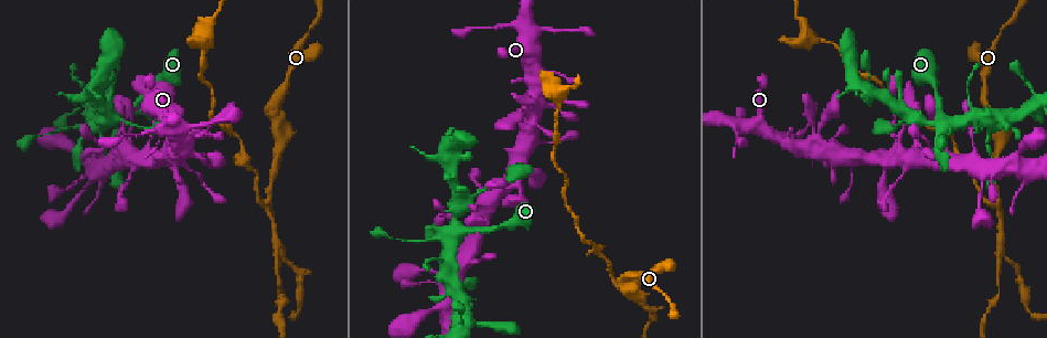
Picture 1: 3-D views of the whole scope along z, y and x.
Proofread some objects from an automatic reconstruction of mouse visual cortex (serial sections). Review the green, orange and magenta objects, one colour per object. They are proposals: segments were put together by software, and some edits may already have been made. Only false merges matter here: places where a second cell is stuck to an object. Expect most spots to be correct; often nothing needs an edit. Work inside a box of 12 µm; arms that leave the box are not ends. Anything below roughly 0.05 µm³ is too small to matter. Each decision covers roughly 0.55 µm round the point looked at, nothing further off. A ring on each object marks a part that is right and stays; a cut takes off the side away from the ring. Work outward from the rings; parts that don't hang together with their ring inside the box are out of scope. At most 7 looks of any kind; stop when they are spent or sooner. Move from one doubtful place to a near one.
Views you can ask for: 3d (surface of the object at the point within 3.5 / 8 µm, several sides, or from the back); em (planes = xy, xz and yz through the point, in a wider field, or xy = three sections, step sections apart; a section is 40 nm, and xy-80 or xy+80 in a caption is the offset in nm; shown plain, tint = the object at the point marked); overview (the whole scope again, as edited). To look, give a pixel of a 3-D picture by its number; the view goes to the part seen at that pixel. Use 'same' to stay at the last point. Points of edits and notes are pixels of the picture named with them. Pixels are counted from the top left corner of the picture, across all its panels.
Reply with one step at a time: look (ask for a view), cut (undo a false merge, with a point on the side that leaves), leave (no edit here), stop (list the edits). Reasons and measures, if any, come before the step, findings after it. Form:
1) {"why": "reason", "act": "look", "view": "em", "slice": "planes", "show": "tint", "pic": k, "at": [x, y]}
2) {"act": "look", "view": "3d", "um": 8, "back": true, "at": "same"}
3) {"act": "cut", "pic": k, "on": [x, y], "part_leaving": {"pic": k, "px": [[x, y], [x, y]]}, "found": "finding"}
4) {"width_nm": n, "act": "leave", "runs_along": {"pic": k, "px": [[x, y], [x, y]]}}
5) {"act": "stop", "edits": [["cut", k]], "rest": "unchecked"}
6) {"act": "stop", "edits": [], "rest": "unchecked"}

{"why": "a fork", "act": "look", "view": "3d", "um": 8, "pic": 1, "at": [1000, 198]}

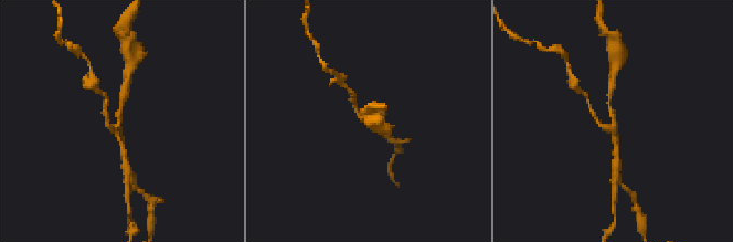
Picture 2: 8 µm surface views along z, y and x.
{"why": "zoom in", "act": "look", "view": "3d", "um": 3.5, "pic": 2, "at": [118, 124]}

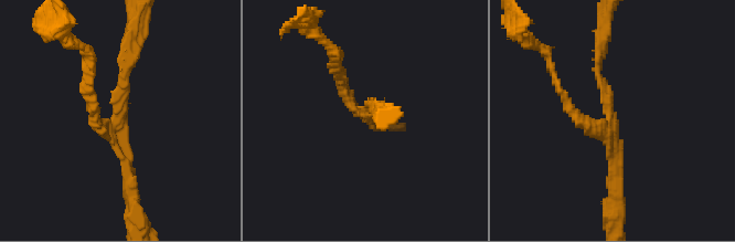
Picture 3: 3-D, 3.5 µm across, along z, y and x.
{"arms": 3, "arm_widths_nm": [150, 150, 200], "act": "look", "view": "em", "slice": "xy", "step": 1, "show": "tint", "pic": 3, "at": [116, 114]}

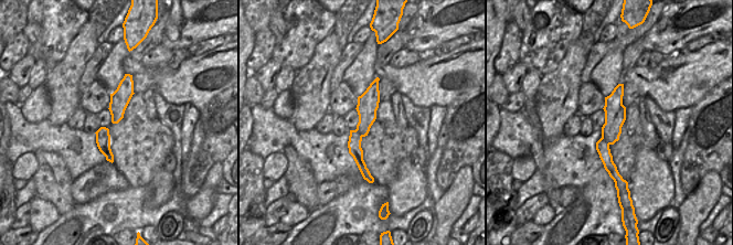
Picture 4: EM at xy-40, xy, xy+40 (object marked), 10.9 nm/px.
{"act": "cut", "pic": 3, "on": [93, 122], "part_leaving": {"pic": 3, "px": [[110, 120], [94, 120], [91, 59]]}, "found": "a second cell is stuck on"}

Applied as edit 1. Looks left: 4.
{"act": "look", "view": "em", "slice": "xy", "step": 3, "show": "tint", "pic": 1, "at": [209, 155]}

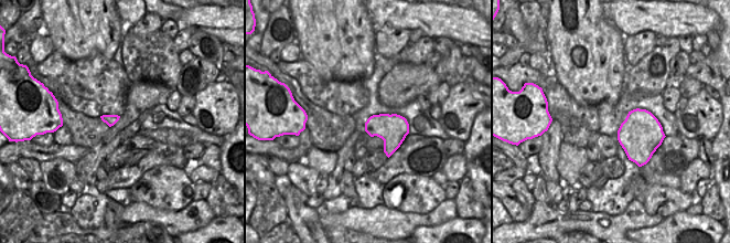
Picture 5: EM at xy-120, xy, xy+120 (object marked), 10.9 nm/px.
{"act": "look", "view": "3d", "um": 3.5, "at": "same"}

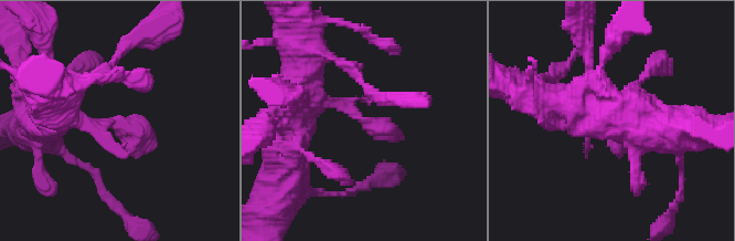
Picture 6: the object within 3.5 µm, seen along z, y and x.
{"width_nm": 300, "act": "leave", "runs_along": {"pic": 6, "px": [[294, 93], [338, 101], [402, 138]]}, "found": "one cell here"}

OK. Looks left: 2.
{"why": "thin arm on a thick one", "act": "look", "view": "3d", "um": 3.5, "pic": 1, "at": [452, 279]}

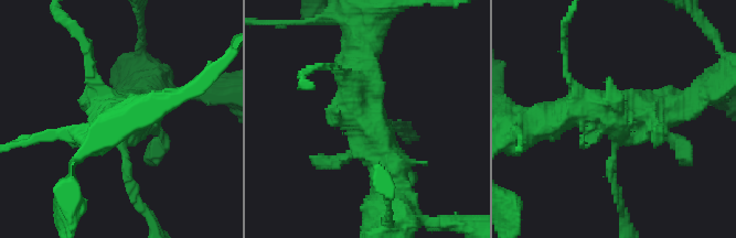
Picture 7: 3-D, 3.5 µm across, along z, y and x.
{"why": "shape alone is not enough", "act": "look", "view": "em", "slice": "planes", "show": "tint", "pic": 7, "at": [617, 136]}

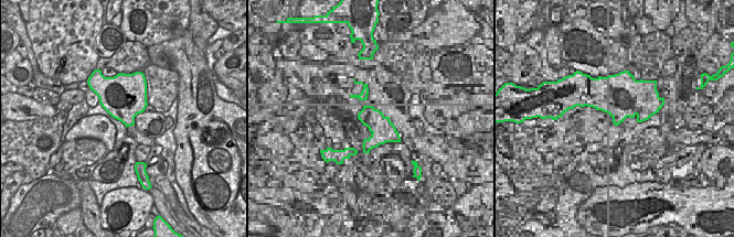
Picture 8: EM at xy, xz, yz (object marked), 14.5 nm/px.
{"act": "leave", "runs_along": {"pic": 7, "px": [[359, 46], [362, 117], [386, 182]]}, "found": "all the same cell"}

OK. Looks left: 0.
{"act": "stop", "edits": [["cut", 3]], "rest": "unchecked"}

